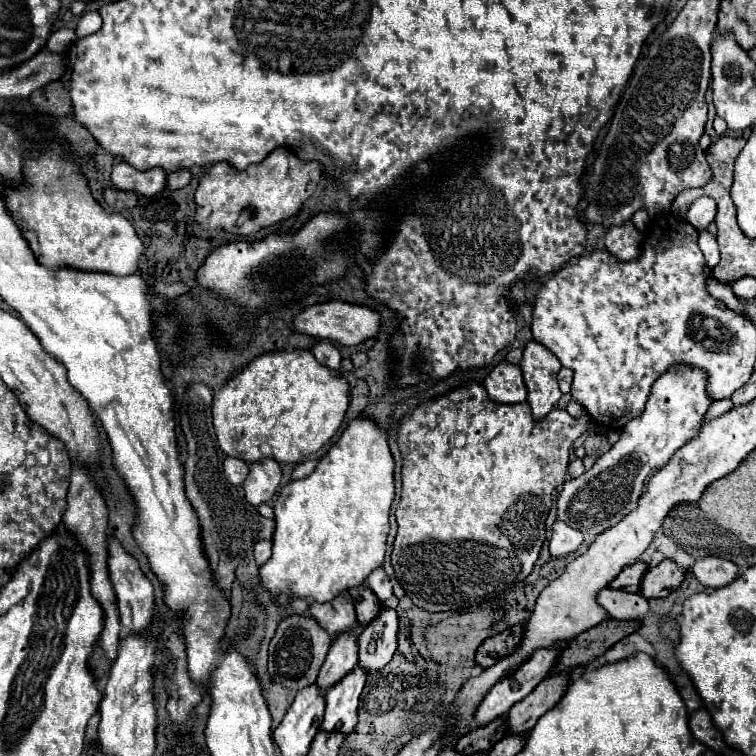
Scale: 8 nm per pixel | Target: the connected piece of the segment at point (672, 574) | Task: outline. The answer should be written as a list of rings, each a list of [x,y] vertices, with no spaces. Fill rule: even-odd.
[[[663,559],[657,567],[651,567],[641,581],[641,595],[647,599],[667,597],[675,591],[683,581],[687,567],[679,567],[673,559]]]

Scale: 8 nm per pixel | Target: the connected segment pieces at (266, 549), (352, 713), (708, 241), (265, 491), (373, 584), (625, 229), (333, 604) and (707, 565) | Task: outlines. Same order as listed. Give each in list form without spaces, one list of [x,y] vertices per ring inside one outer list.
[[[259,541],[255,545],[255,559],[257,559],[257,565],[263,565],[267,563],[271,557],[271,541]]]
[[[355,665],[353,671],[349,671],[327,691],[327,709],[321,729],[339,729],[341,733],[351,733],[351,729],[355,729],[357,705],[365,685],[365,677],[367,669]]]
[[[701,231],[699,233],[699,247],[705,255],[707,265],[711,265],[711,269],[719,263],[719,247],[717,247],[717,239],[715,235],[711,235],[709,231]]]
[[[261,459],[251,465],[251,471],[243,483],[245,499],[251,505],[261,505],[269,501],[281,483],[281,467],[275,459]]]
[[[383,567],[371,571],[371,575],[367,577],[365,583],[367,583],[367,587],[369,587],[377,597],[379,597],[379,601],[383,601],[383,603],[393,595],[391,581],[389,581],[389,577],[387,577],[387,573],[385,573]]]
[[[631,219],[625,221],[621,227],[611,227],[603,237],[603,243],[609,249],[609,253],[617,255],[621,261],[631,261],[631,257],[637,257],[641,241],[643,237],[639,229],[631,223]]]
[[[339,595],[333,601],[327,601],[327,603],[315,603],[313,601],[309,605],[309,613],[333,637],[335,637],[335,633],[339,633],[339,629],[347,629],[347,625],[355,625],[355,621],[357,621],[355,607],[351,605],[351,601],[345,595]]]
[[[705,557],[693,563],[691,573],[697,577],[697,581],[705,587],[725,587],[739,575],[739,569],[735,563],[719,557]]]

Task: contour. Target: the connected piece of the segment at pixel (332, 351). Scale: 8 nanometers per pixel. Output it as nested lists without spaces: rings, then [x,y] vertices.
[[[319,341],[311,347],[311,353],[315,355],[315,359],[321,363],[321,365],[327,365],[331,369],[339,369],[341,367],[341,353],[339,349],[329,343],[329,341]]]

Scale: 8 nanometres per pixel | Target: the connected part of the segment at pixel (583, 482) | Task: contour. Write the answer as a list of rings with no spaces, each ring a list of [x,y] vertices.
[[[679,365],[679,369],[663,373],[651,391],[643,415],[623,427],[619,441],[607,453],[599,455],[589,471],[565,483],[557,499],[557,519],[589,535],[599,535],[611,525],[617,525],[635,509],[645,481],[699,433],[709,405],[711,399],[707,397],[703,373],[699,373],[699,369],[683,369],[683,365]]]

